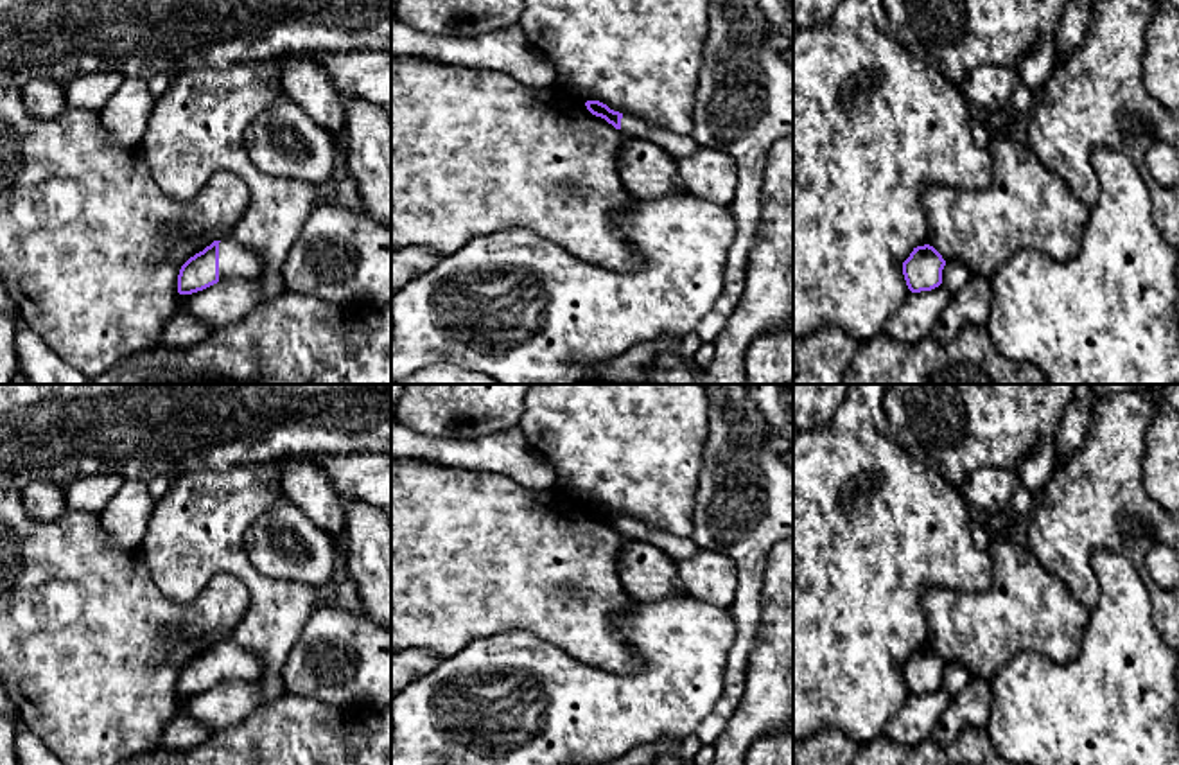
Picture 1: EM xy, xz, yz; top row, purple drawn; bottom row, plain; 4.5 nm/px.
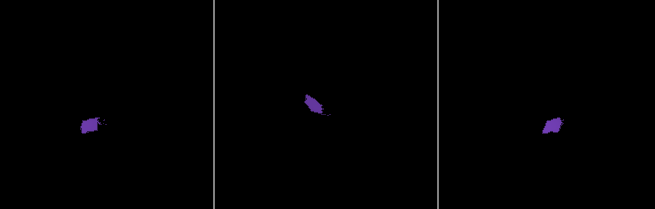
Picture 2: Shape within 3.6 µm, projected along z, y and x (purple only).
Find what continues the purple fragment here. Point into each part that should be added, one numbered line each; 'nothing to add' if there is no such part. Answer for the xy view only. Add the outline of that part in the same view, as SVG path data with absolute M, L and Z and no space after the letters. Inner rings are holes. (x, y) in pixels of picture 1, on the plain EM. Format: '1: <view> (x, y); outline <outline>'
1: xy (235, 663); outline M230 643L219 645L219 682L230 681L258 681L264 664L258 655Z

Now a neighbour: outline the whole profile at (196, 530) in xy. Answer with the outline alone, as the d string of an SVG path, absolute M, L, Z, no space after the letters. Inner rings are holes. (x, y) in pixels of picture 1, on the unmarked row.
M276 462L246 463L228 470L181 474L154 501L145 535L138 546L158 591L172 603L188 605L221 573L235 575L249 591L249 607L226 641L260 657L262 704L285 695L282 666L316 611L316 589L262 575L246 557L244 535L251 524L284 497Z

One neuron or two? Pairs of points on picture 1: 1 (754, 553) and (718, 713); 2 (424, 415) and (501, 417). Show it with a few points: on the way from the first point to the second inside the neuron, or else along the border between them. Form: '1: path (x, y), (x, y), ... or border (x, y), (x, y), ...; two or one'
1: path (749, 593), (745, 640), (734, 674); one
2: path (444, 413), (481, 413); one

